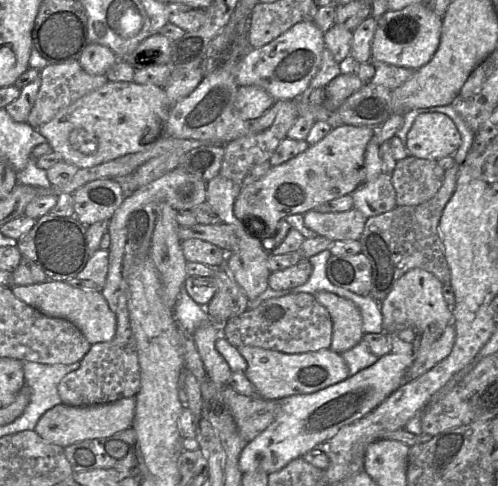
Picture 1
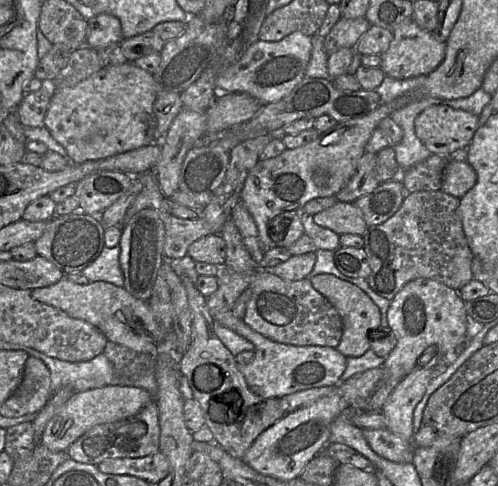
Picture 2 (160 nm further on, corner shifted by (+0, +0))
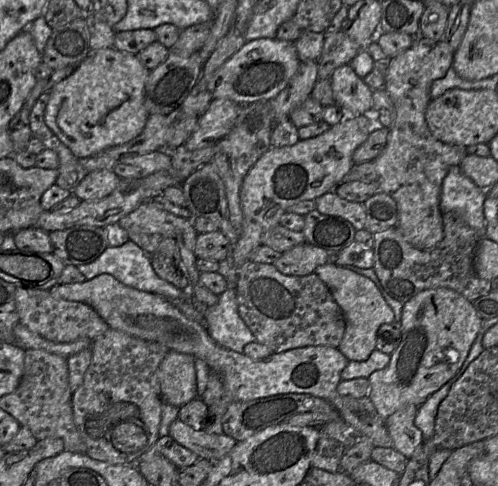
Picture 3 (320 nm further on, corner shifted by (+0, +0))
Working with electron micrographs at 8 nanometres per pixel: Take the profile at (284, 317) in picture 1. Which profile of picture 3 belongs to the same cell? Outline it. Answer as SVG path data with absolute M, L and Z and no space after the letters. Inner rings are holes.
M248 260L238 269L235 289L241 318L256 341L275 353L305 346L338 347L344 336L342 310L314 272L306 276L285 275L273 264Z

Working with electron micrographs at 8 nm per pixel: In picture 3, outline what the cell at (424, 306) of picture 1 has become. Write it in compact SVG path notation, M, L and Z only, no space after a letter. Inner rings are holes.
M452 289L423 290L405 302L400 320L402 340L390 354L388 365L368 377L368 397L379 415L386 420L406 405L419 407L455 376L465 362L482 322L472 302Z

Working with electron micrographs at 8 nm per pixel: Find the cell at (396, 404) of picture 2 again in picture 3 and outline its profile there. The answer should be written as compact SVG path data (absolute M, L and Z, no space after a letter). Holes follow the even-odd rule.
M413 404L406 405L385 420L392 446L408 459L424 442L422 432L414 423L418 408Z

